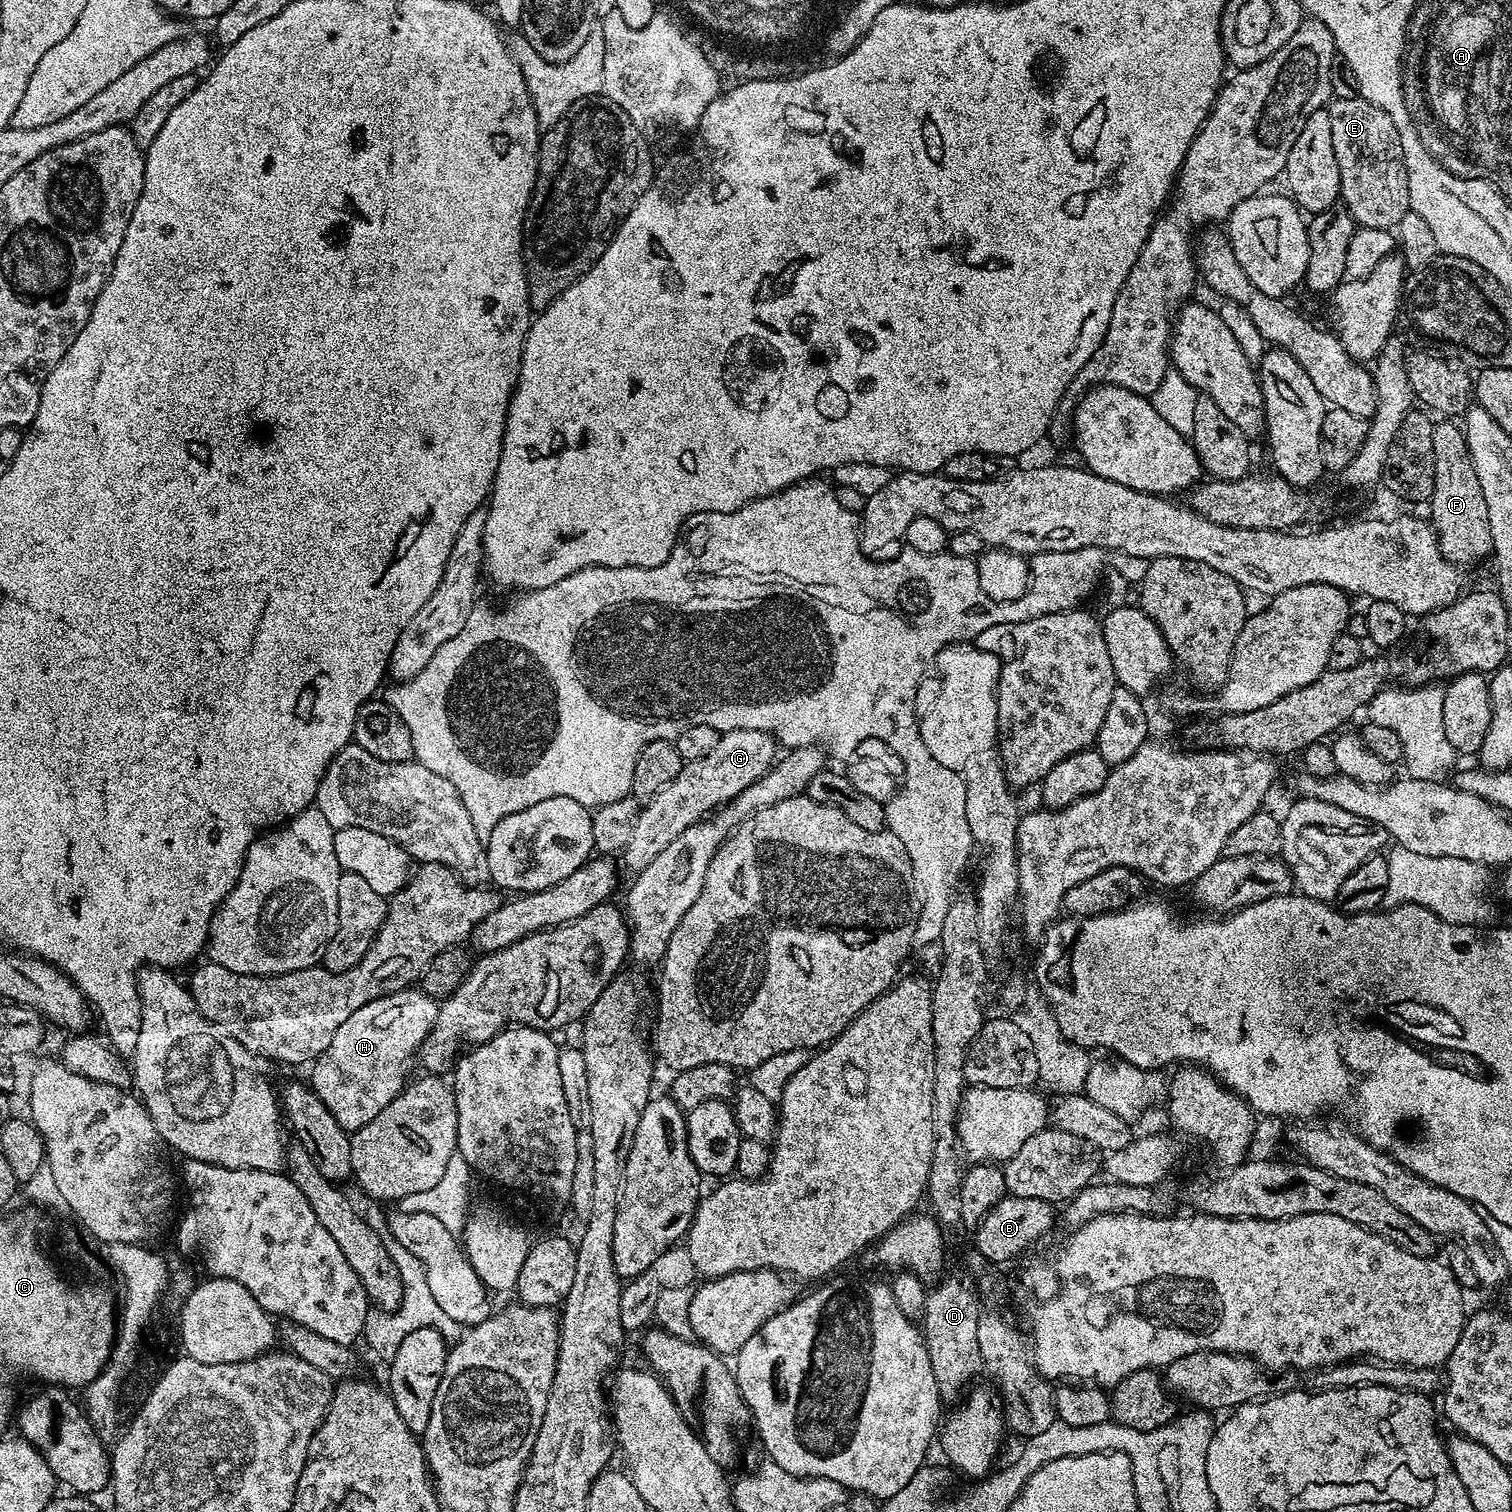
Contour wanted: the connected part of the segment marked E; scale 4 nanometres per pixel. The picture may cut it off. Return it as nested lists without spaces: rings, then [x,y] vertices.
[[[1359,96],[1350,98],[1335,97],[1326,108],[1330,118],[1333,135],[1334,154],[1338,161],[1340,194],[1343,207],[1355,218],[1359,227],[1368,229],[1395,229],[1405,214],[1411,211],[1409,206],[1409,179],[1406,178],[1405,156],[1402,154],[1402,142],[1397,126],[1390,116],[1380,107],[1366,102]]]

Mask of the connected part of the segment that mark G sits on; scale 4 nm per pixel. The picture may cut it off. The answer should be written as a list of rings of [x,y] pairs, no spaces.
[[[734,730],[723,733],[718,746],[714,746],[714,750],[710,750],[710,754],[706,754],[704,760],[687,761],[684,769],[678,774],[678,778],[674,778],[674,782],[670,782],[658,794],[654,794],[651,800],[641,807],[640,816],[634,826],[634,835],[622,853],[623,859],[628,859],[633,864],[633,869],[636,870],[650,866],[650,862],[654,862],[654,858],[662,854],[662,850],[666,850],[666,846],[670,846],[670,842],[674,842],[674,838],[682,834],[682,830],[705,819],[709,814],[715,813],[721,806],[729,804],[735,796],[742,794],[746,786],[758,782],[758,778],[762,778],[777,759],[776,748],[778,749],[778,741],[770,732]]]

